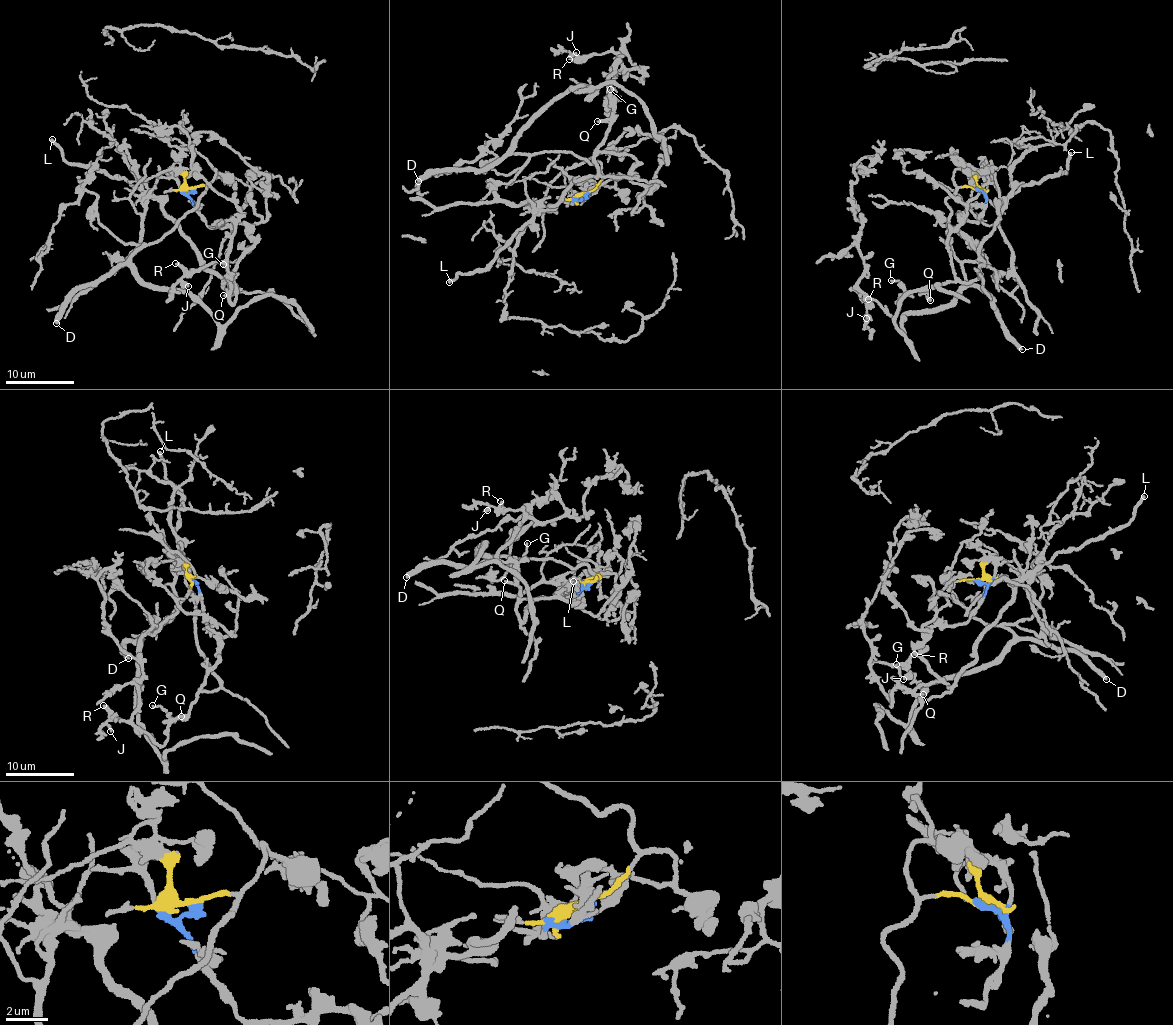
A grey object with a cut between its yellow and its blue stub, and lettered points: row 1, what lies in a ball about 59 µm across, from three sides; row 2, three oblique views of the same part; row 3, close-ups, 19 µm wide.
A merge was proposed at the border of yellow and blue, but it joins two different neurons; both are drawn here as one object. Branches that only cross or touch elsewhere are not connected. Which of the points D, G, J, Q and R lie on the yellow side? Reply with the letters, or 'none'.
D

